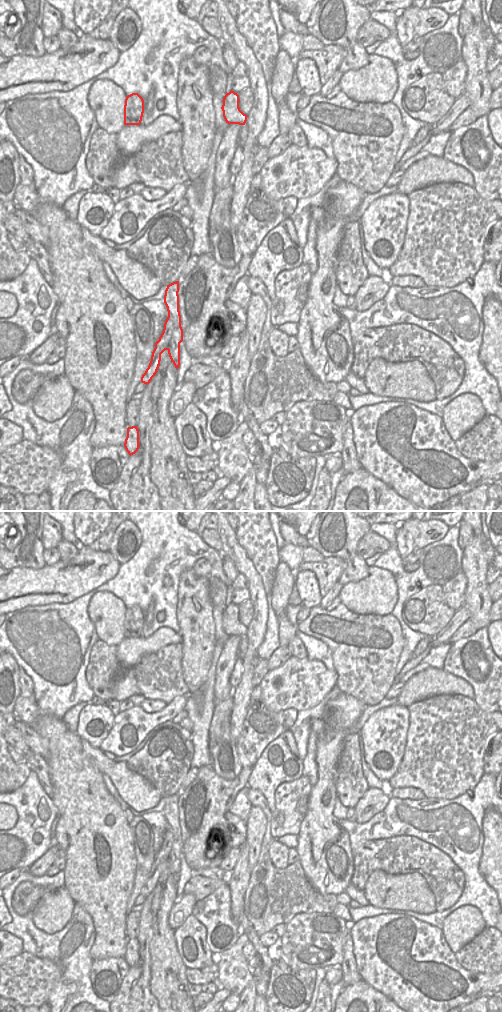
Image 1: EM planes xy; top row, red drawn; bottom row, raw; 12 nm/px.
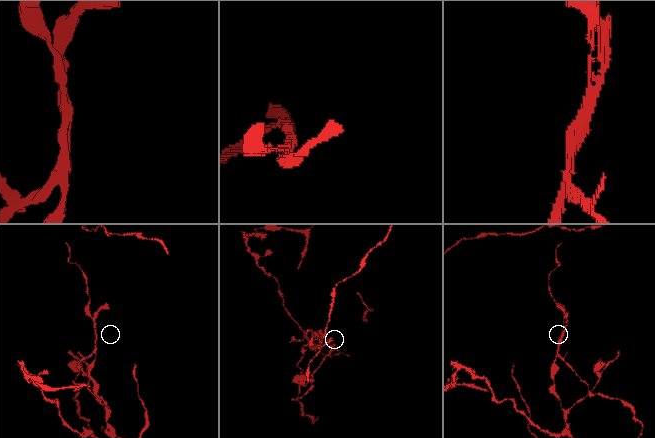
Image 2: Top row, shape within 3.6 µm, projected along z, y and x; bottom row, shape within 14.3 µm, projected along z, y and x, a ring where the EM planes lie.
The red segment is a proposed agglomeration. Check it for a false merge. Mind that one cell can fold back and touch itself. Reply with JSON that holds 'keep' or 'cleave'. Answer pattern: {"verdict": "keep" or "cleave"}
{"verdict": "cleave"}

